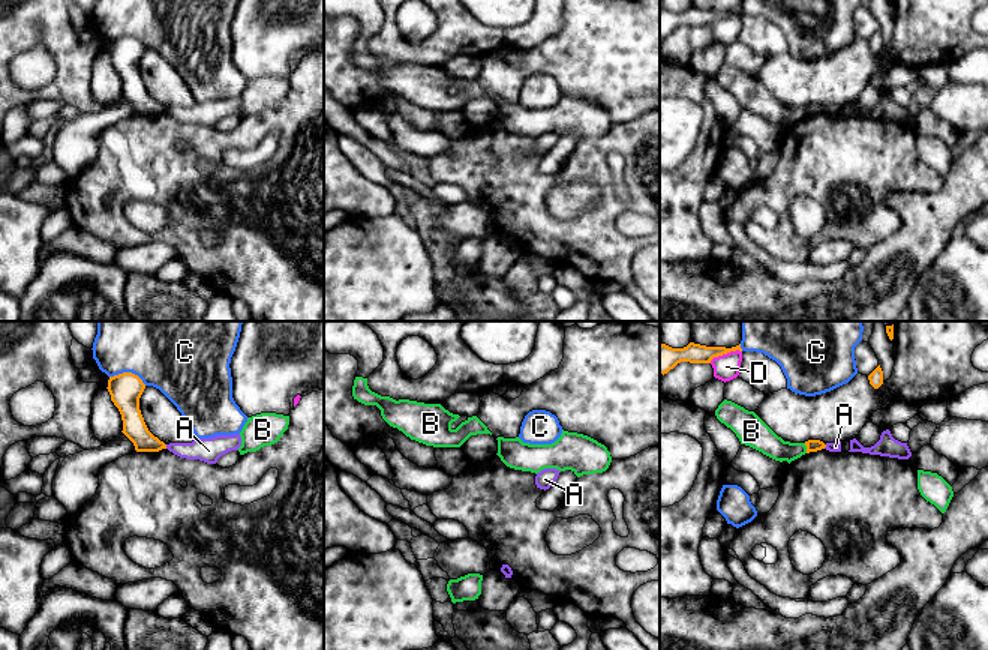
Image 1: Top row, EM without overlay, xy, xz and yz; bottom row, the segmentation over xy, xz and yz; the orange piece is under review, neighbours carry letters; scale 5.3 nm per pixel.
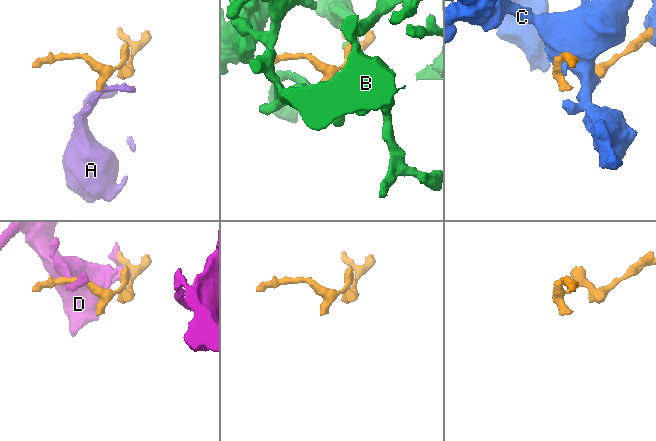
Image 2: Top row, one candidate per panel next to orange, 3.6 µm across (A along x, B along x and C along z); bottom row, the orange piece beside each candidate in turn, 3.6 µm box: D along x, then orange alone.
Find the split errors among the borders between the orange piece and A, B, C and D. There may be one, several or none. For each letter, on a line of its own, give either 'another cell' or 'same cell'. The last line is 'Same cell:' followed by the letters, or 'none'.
A: another cell
B: another cell
C: another cell
D: another cell
Same cell: none

